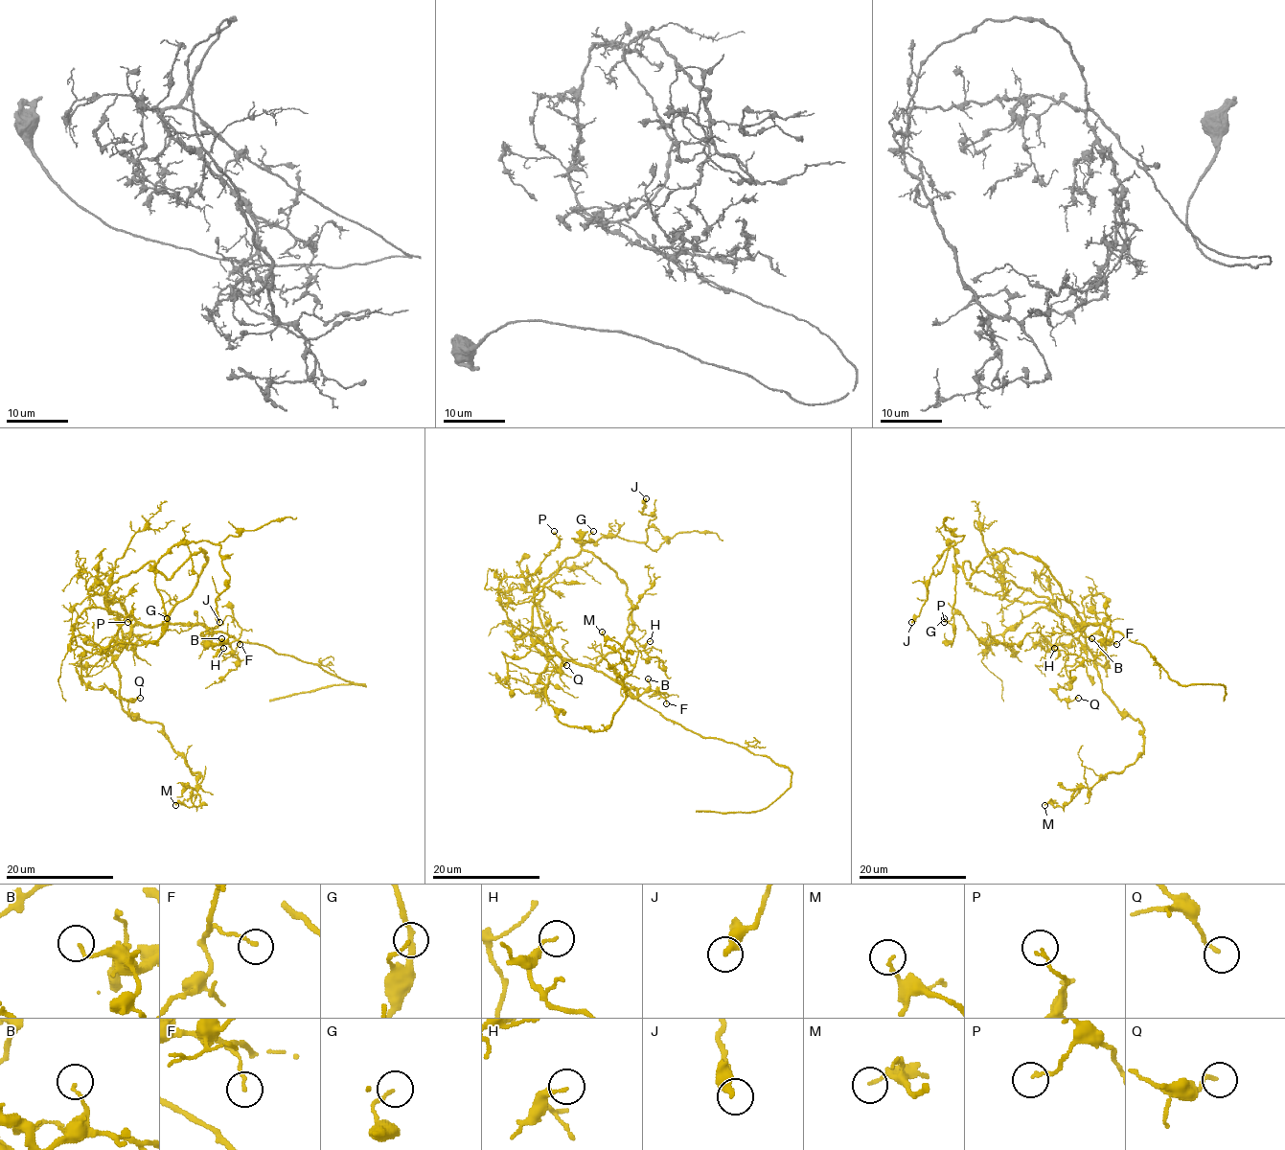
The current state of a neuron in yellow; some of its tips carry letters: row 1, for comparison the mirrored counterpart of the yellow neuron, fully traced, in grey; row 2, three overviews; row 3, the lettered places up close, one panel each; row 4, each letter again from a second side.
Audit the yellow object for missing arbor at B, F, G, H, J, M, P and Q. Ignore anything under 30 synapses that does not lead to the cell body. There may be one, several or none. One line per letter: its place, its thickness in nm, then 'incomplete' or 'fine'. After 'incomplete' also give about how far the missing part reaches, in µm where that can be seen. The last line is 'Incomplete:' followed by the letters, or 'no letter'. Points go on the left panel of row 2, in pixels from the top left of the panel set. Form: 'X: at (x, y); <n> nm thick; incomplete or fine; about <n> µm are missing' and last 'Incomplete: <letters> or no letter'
B: at (221, 638); 110 nm thick; fine
F: at (240, 644); 130 nm thick; fine
G: at (167, 618); 110 nm thick; fine
H: at (223, 648); 110 nm thick; fine
J: at (219, 622); 400 nm thick; fine
M: at (175, 805); 140 nm thick; fine
P: at (127, 622); 140 nm thick; fine
Q: at (140, 698); 140 nm thick; fine
Incomplete: no letter

